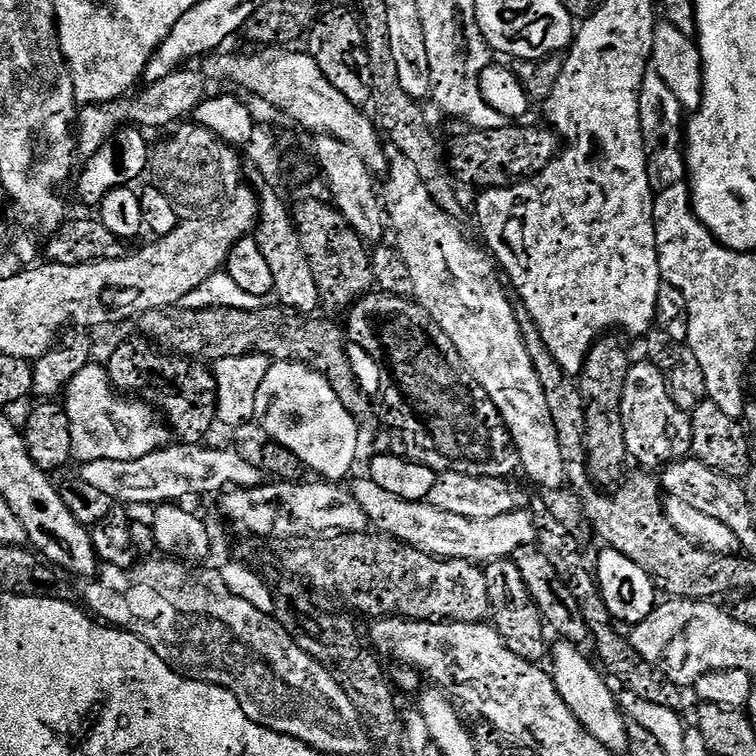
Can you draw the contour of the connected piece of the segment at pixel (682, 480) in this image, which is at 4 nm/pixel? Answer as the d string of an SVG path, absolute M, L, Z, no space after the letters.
M691 458L677 459L660 473L659 487L667 494L675 496L679 501L694 506L706 518L714 518L720 528L729 528L738 539L744 540L750 532L751 513L747 507L747 497L743 495L743 485L735 479L715 472L710 466Z

